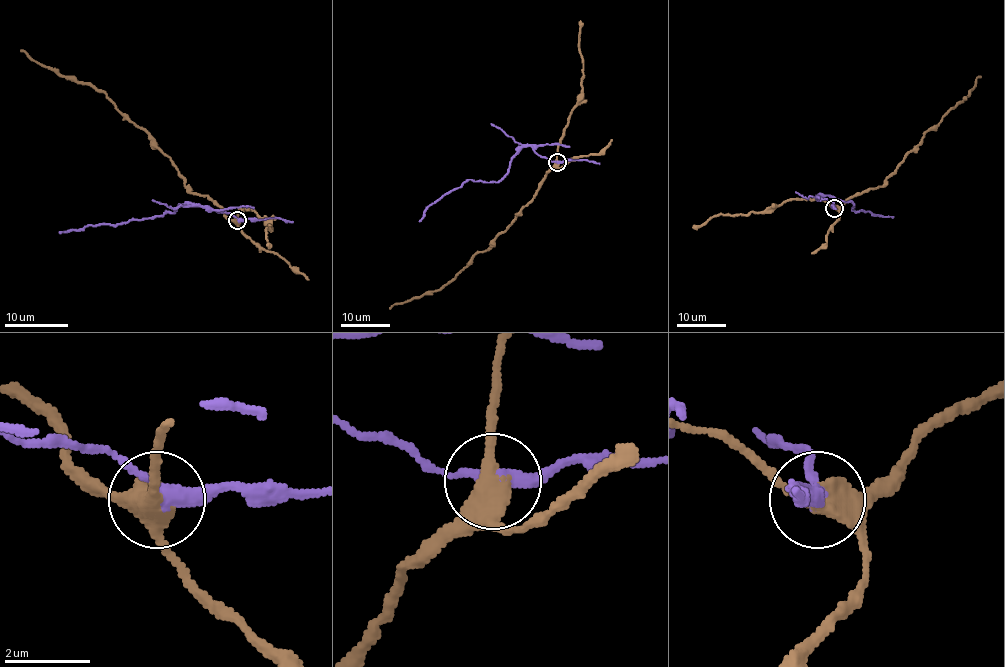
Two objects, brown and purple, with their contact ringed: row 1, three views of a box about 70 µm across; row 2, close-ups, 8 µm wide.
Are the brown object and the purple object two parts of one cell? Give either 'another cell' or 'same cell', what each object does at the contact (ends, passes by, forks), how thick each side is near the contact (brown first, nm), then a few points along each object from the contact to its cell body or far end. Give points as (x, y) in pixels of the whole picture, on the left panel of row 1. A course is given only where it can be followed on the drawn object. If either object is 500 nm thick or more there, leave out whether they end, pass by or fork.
another cell; brown passes by; purple passes by; calibres 480 and 300 nm; course brown (237, 220), (231, 220), (207, 196), (192, 193), (184, 185), (176, 166), (103, 92), (55, 73), (20, 51); course purple (237, 220), (202, 206), (181, 204), (173, 212), (159, 217), (111, 225), (87, 225), (58, 233)

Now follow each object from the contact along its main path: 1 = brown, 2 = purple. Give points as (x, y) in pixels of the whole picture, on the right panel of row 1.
1: (834, 207), (881, 186), (923, 135), (961, 101), (981, 77)
2: (834, 207), (833, 202), (817, 196), (829, 195), (852, 202), (853, 210), (893, 217)

